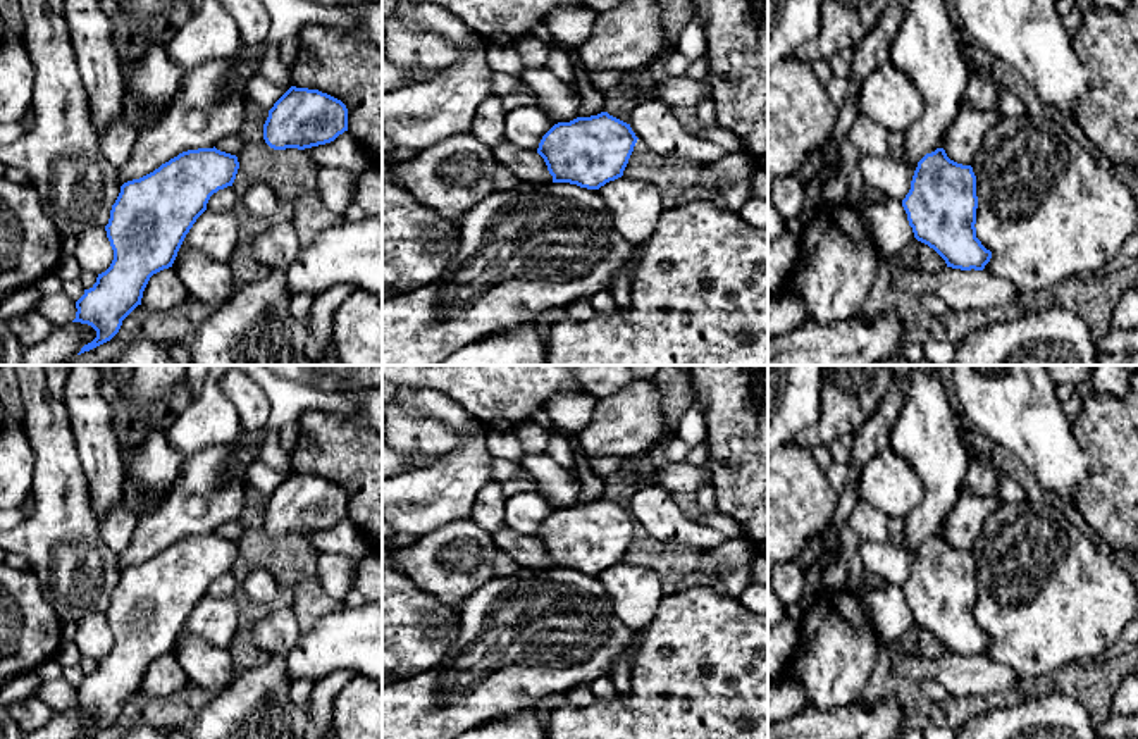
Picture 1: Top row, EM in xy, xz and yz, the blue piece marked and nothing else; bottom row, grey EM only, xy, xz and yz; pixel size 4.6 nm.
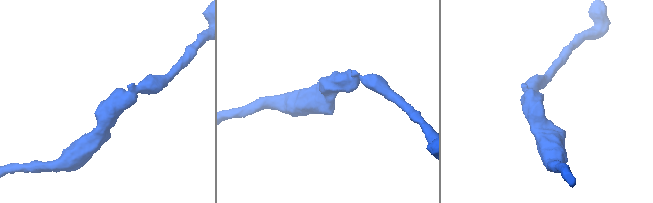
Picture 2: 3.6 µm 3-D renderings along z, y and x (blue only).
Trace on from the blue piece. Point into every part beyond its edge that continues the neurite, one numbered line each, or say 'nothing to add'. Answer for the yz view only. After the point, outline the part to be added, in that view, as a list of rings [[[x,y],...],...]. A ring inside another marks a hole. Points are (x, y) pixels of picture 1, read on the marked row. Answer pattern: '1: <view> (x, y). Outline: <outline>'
nothing to add

